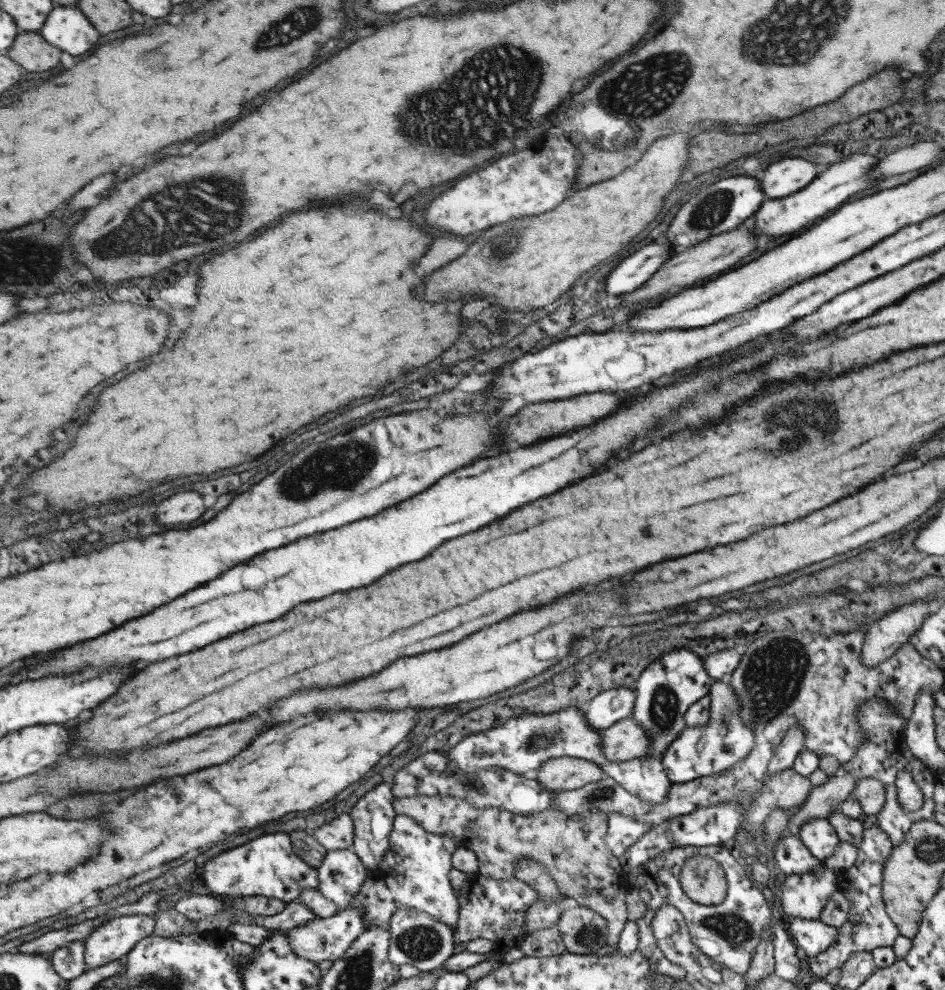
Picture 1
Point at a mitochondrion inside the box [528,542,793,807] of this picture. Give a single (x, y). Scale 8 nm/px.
(663, 710)

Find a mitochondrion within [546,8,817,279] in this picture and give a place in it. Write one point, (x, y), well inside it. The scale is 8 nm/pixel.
(632, 89)

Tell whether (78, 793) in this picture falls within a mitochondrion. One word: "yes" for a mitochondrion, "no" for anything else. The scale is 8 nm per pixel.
no

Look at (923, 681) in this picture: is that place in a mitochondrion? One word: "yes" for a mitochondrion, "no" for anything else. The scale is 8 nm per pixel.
no

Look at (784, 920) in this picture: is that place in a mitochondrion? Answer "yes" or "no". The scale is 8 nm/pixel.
no

